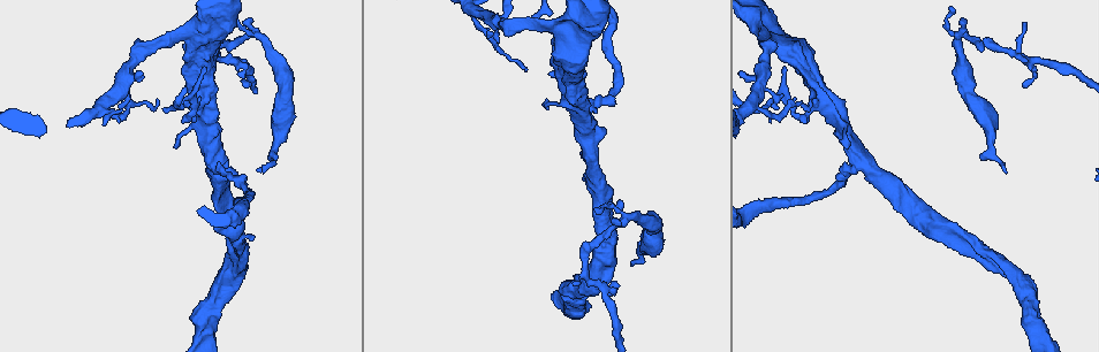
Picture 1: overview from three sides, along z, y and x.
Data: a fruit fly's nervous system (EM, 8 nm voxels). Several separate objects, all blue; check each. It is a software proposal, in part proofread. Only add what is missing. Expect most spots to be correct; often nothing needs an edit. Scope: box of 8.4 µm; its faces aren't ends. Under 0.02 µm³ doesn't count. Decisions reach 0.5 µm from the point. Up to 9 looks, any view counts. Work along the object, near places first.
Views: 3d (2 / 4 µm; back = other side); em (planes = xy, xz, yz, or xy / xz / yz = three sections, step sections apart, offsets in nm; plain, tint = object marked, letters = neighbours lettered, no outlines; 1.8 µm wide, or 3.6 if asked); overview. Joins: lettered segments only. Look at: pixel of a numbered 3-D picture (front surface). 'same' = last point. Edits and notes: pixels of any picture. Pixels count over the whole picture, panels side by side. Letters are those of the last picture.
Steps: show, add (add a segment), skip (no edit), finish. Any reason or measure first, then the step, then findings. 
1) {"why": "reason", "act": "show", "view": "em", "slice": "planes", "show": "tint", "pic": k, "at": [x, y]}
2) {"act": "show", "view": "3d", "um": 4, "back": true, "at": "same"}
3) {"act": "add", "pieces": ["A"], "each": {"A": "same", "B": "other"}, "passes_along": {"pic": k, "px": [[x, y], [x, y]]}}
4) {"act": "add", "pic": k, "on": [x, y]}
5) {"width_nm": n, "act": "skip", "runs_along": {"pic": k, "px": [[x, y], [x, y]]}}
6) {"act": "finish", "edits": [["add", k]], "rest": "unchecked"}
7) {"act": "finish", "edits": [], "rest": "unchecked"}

{"why": "three-way junction", "act": "show", "view": "em", "slice": "planes", "show": "tint", "pic": 1, "at": [583, 120]}

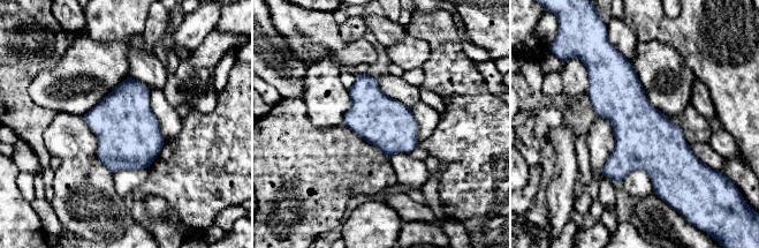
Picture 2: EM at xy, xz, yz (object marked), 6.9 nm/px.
{"why": "see the neighbours", "act": "show", "view": "em", "slice": "planes", "show": "letters", "at": "same"}

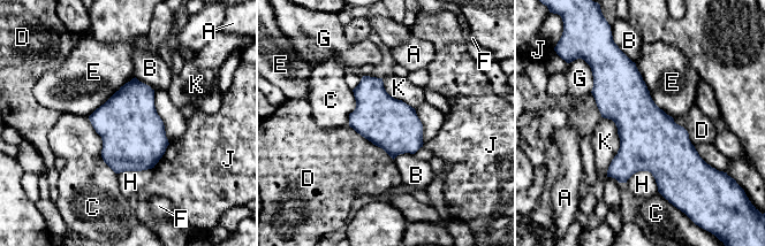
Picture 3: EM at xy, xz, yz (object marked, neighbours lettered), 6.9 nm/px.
{"act": "skip", "each": {"A": "other", "B": "other", "C": "other", "D": "other", "E": "other", "F": "other", "G": "other", "H": "other", "J": "other", "K": "other"}, "border": {"pic": 3, "px": [[635, 63], [651, 99], [673, 118]]}, "found": "no lettered segment goes on from it"}

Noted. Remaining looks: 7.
{"why": "thick end", "act": "show", "view": "3d", "um": 2, "pic": 1, "at": [250, 239]}

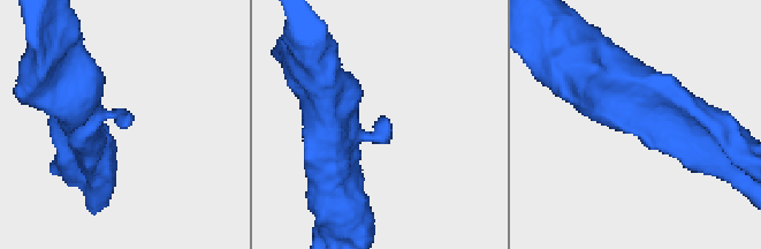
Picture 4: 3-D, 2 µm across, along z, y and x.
{"why": "shape alone is not enough", "act": "show", "view": "em", "slice": "planes", "show": "letters", "pic": 4, "at": [126, 124]}

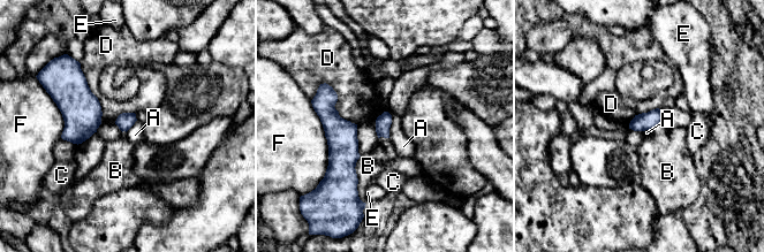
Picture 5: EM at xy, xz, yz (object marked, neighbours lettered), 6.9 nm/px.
{"act": "skip", "each": {"A": "other", "B": "other", "C": "other", "D": "other", "E": "other", "F": "other"}, "border": {"pic": 5, "px": [[391, 114], [388, 137]]}, "found": "no lettered segment goes on from it"}

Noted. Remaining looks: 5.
{"why": "an open end", "act": "show", "view": "em", "slice": "planes", "show": "letters", "pic": 1, "at": [1025, 23]}

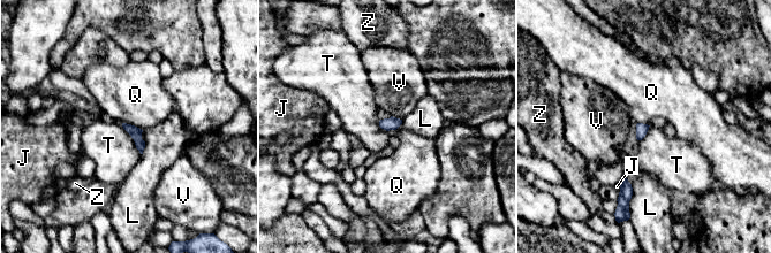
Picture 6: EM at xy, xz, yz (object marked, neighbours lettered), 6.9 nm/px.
{"act": "skip", "each": {"J": "other", "L": "other", "Q": "other", "T": "other", "V": "other", "Z": "other"}, "border": {"pic": 6, "px": [[121, 124], [141, 154]]}, "found": "none of them fits"}

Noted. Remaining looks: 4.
{"act": "finish", "edits": [], "rest": "unchecked"}

